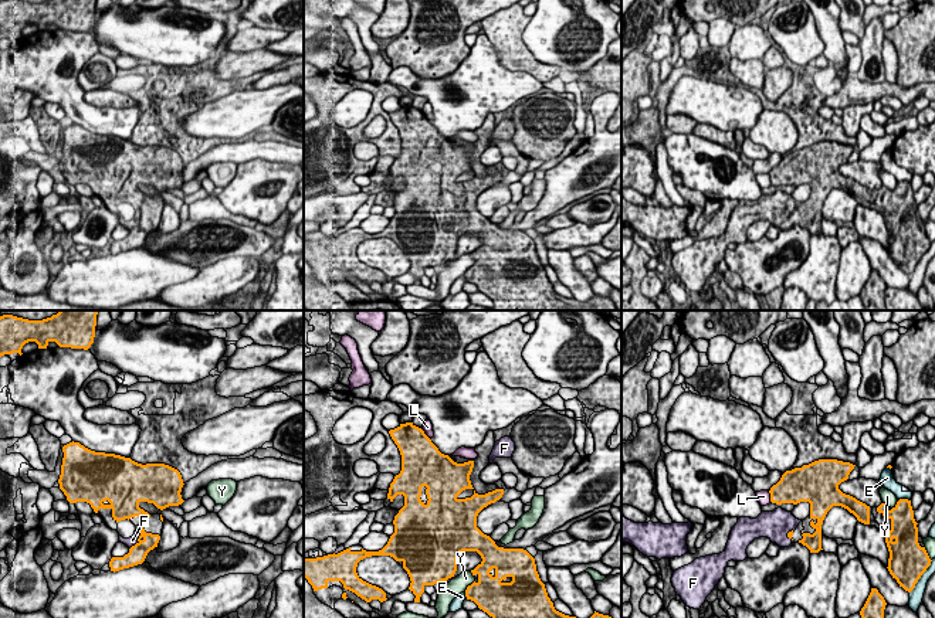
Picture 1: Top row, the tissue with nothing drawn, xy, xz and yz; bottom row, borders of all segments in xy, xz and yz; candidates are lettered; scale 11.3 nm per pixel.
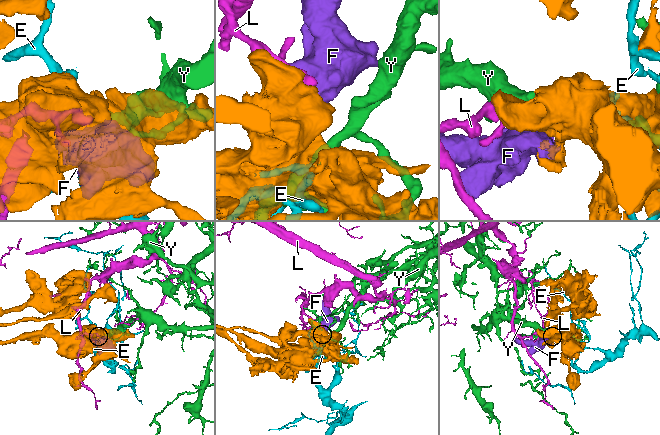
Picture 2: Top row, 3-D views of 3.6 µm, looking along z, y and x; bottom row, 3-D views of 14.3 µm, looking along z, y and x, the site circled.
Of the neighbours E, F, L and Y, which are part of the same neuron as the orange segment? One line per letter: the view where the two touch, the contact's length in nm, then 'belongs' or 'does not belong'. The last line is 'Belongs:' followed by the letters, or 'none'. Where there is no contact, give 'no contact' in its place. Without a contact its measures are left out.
E: yz | 130 nm | does not belong
F: xy | 260 nm | belongs
L: yz | 130 nm | does not belong
Y: xz | 170 nm | does not belong
Belongs: F

